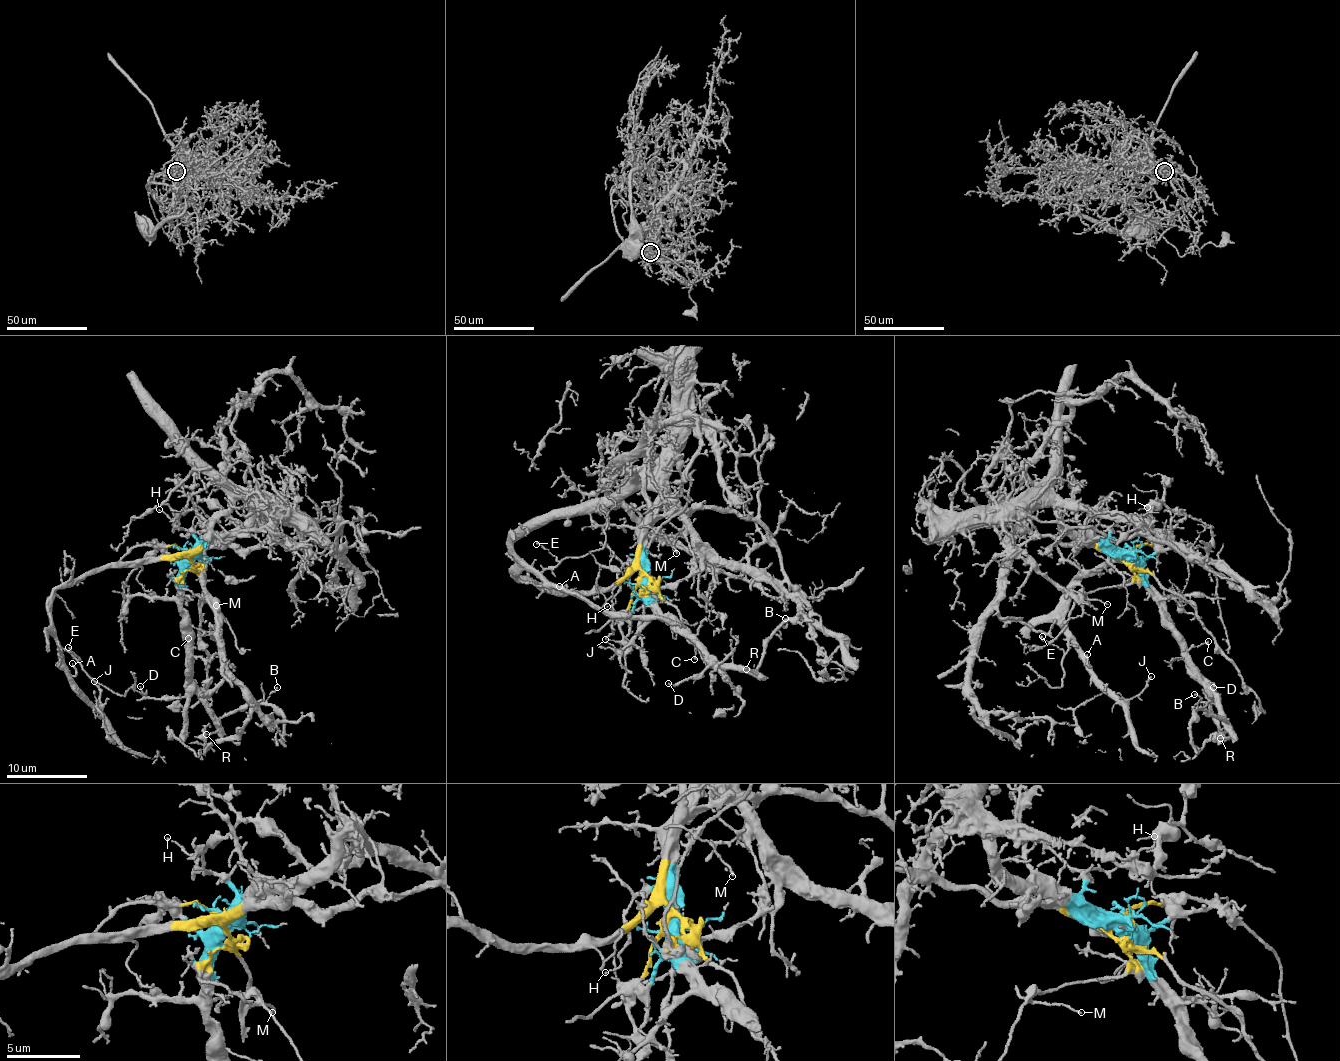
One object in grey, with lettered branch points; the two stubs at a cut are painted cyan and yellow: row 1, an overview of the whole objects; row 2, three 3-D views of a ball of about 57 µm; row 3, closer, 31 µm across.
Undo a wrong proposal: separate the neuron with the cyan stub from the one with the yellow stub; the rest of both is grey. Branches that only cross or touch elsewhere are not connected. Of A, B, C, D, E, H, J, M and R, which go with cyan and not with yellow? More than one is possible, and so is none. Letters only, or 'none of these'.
B, C, D, H, R

